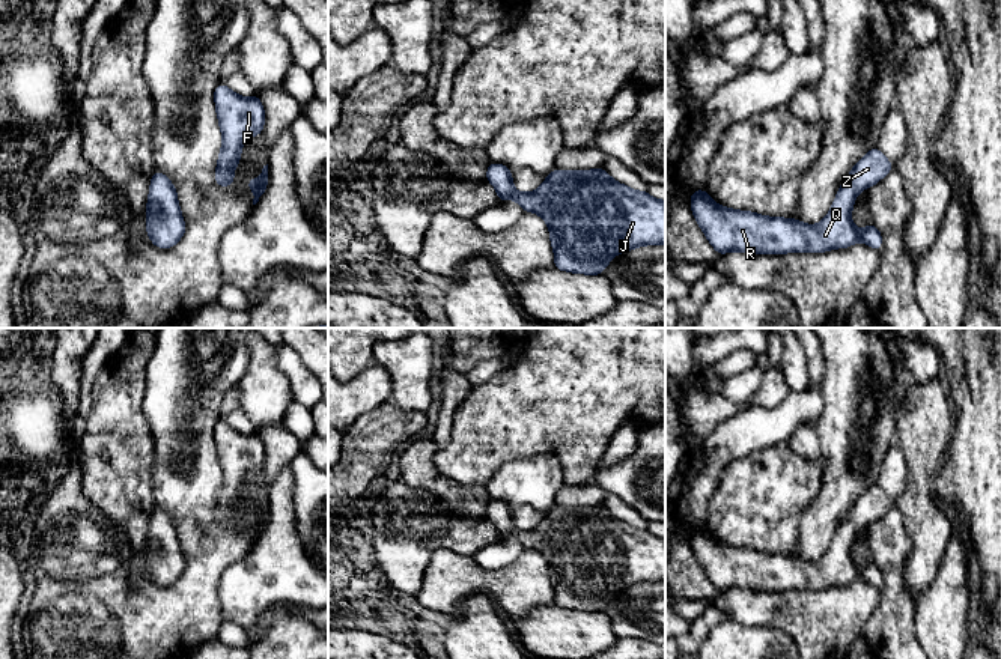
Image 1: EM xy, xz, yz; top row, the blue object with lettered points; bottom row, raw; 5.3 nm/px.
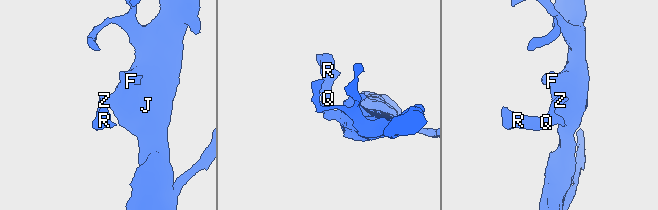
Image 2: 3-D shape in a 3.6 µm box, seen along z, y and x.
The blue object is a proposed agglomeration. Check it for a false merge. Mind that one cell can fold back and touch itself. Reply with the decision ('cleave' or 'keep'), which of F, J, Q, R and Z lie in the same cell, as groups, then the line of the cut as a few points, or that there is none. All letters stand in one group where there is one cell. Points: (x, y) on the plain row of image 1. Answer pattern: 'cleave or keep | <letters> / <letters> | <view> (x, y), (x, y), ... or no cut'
keep | F J Q R Z | no cut

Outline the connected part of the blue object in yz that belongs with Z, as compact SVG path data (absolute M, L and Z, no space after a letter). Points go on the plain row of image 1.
M870 486L858 498L837 528L828 552L816 563L796 555L763 554L751 548L736 548L717 542L706 527L695 527L692 552L718 591L742 588L751 591L823 590L847 585L863 578L882 585L882 573L875 561L856 566L850 558L855 536L861 527L878 521L894 503L878 486Z

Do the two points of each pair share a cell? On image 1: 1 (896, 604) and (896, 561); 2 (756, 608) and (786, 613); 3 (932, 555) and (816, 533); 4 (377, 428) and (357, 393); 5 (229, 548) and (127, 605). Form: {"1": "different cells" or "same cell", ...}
{"1": "same cell", "2": "same cell", "3": "different cells", "4": "different cells", "5": "same cell"}

